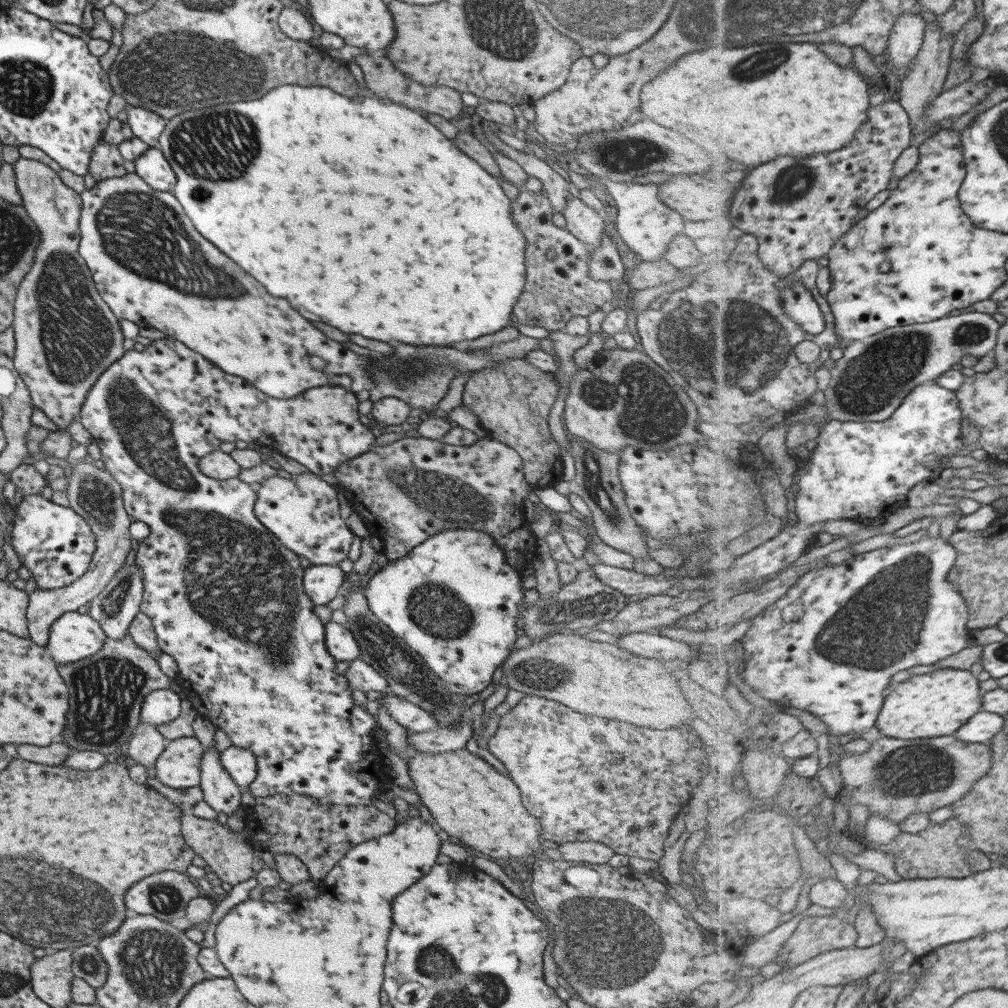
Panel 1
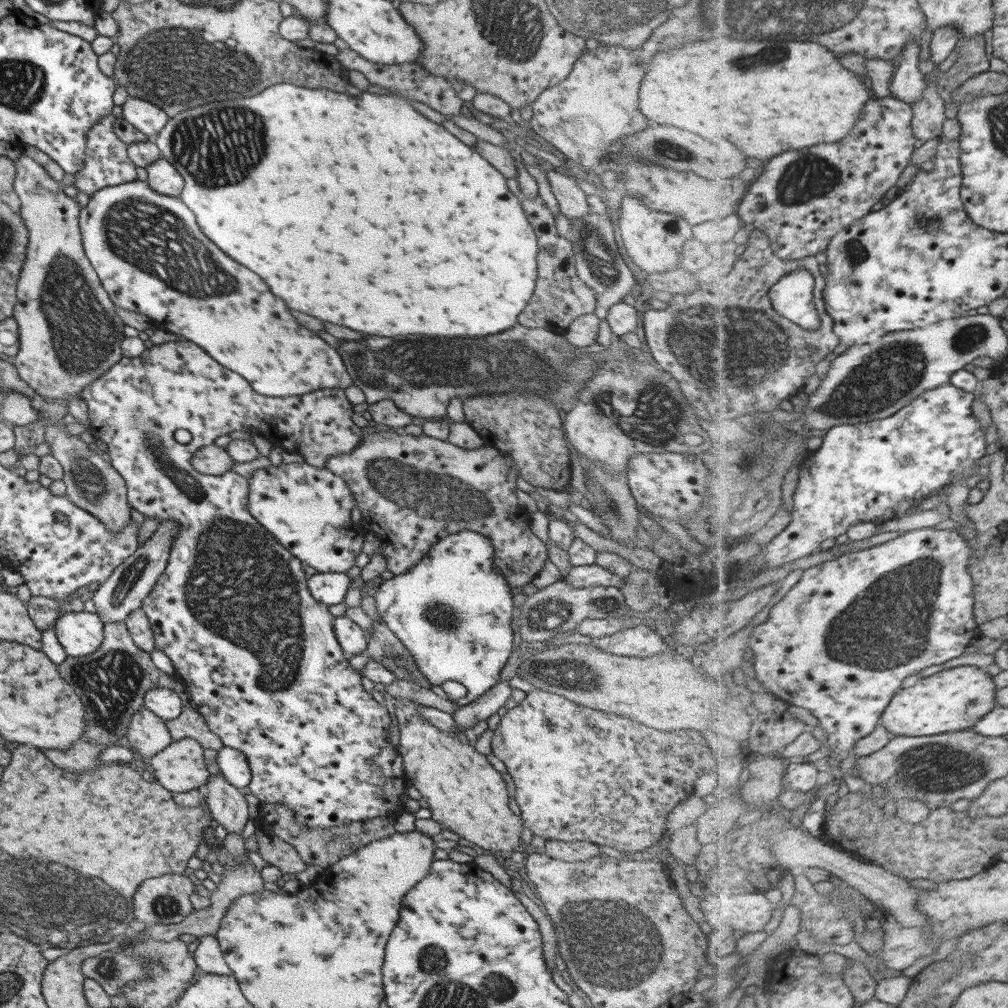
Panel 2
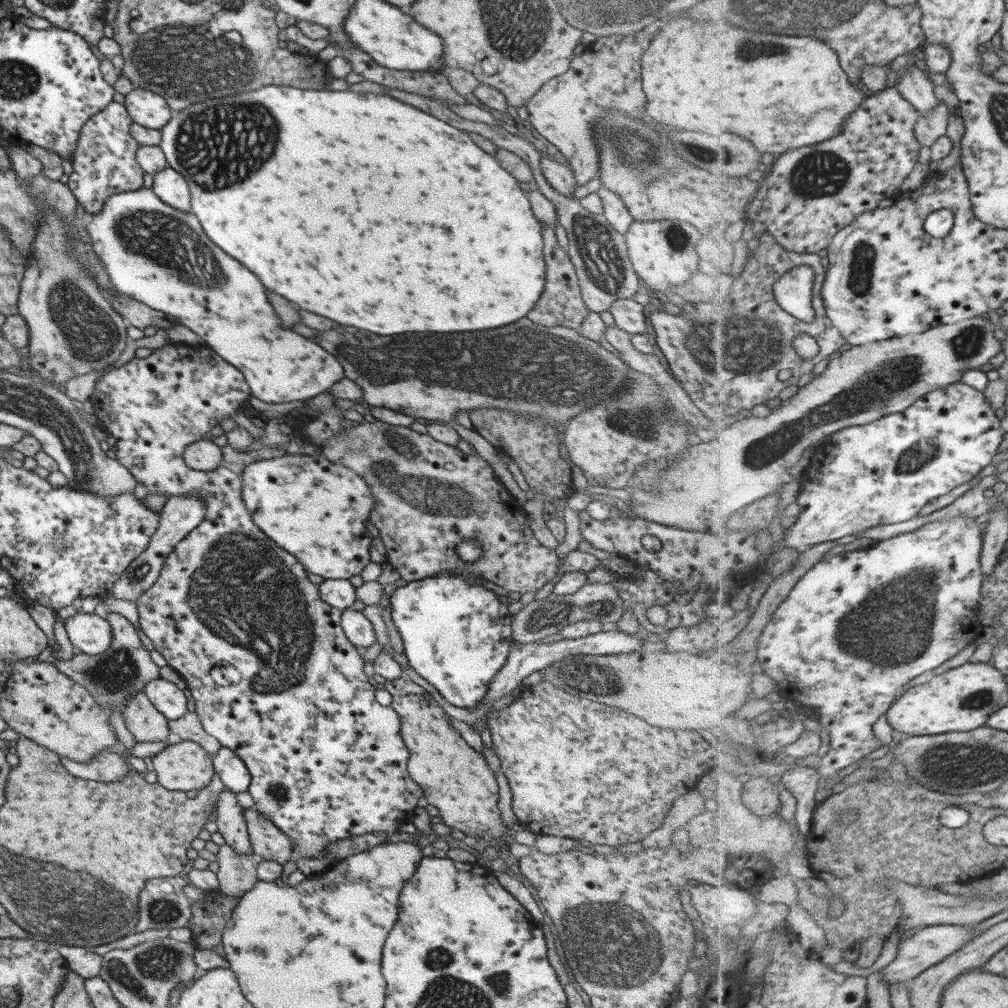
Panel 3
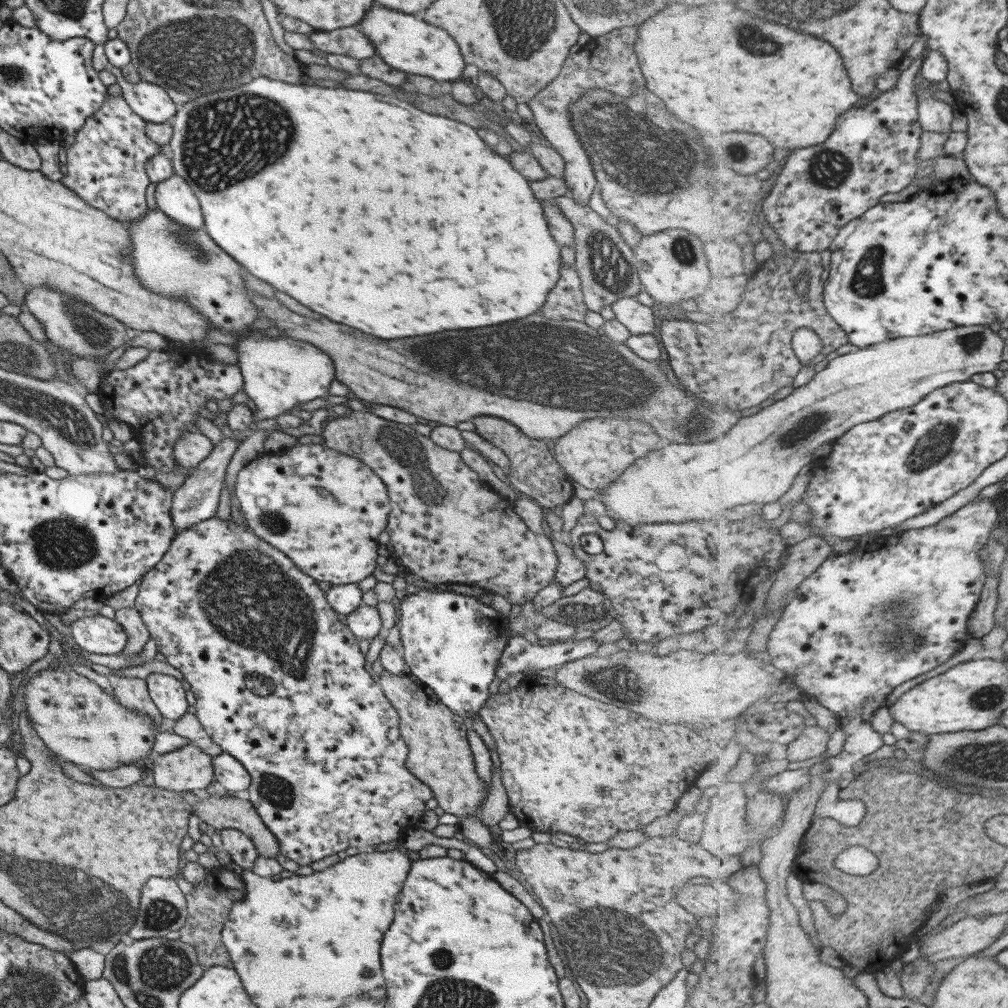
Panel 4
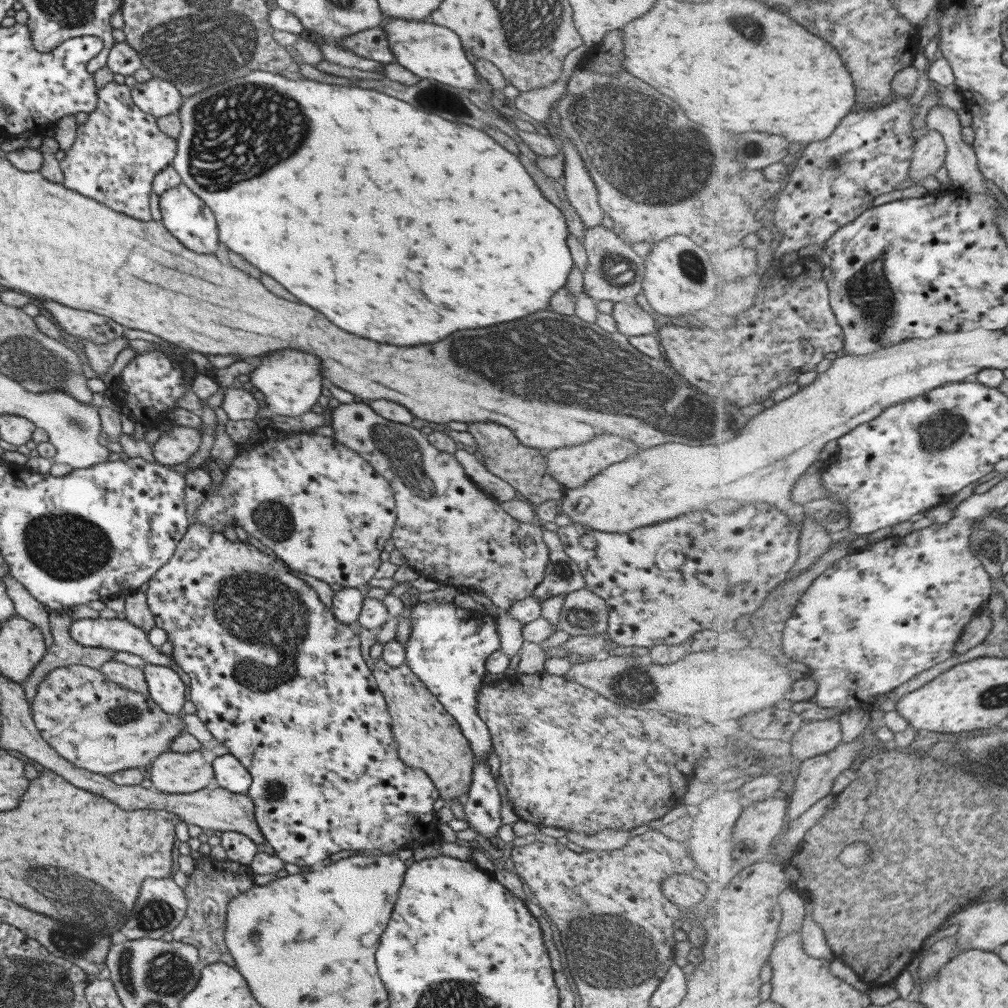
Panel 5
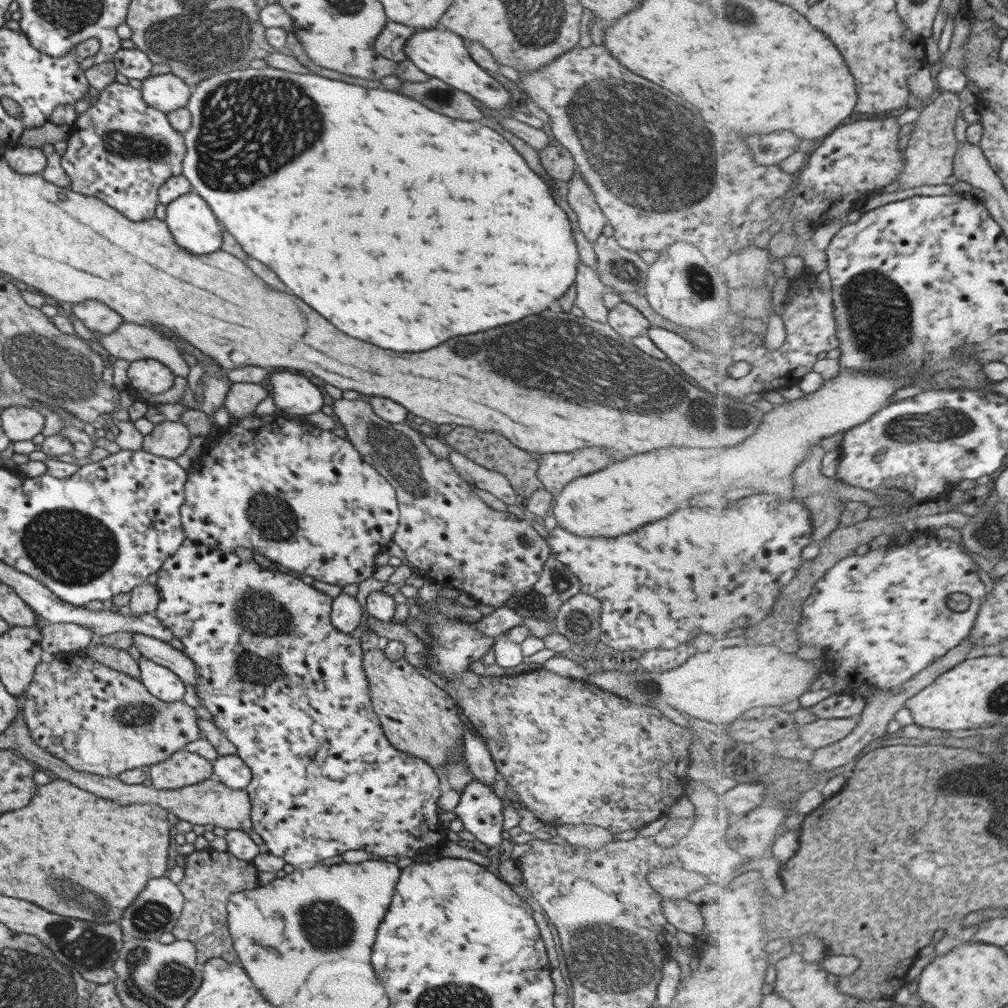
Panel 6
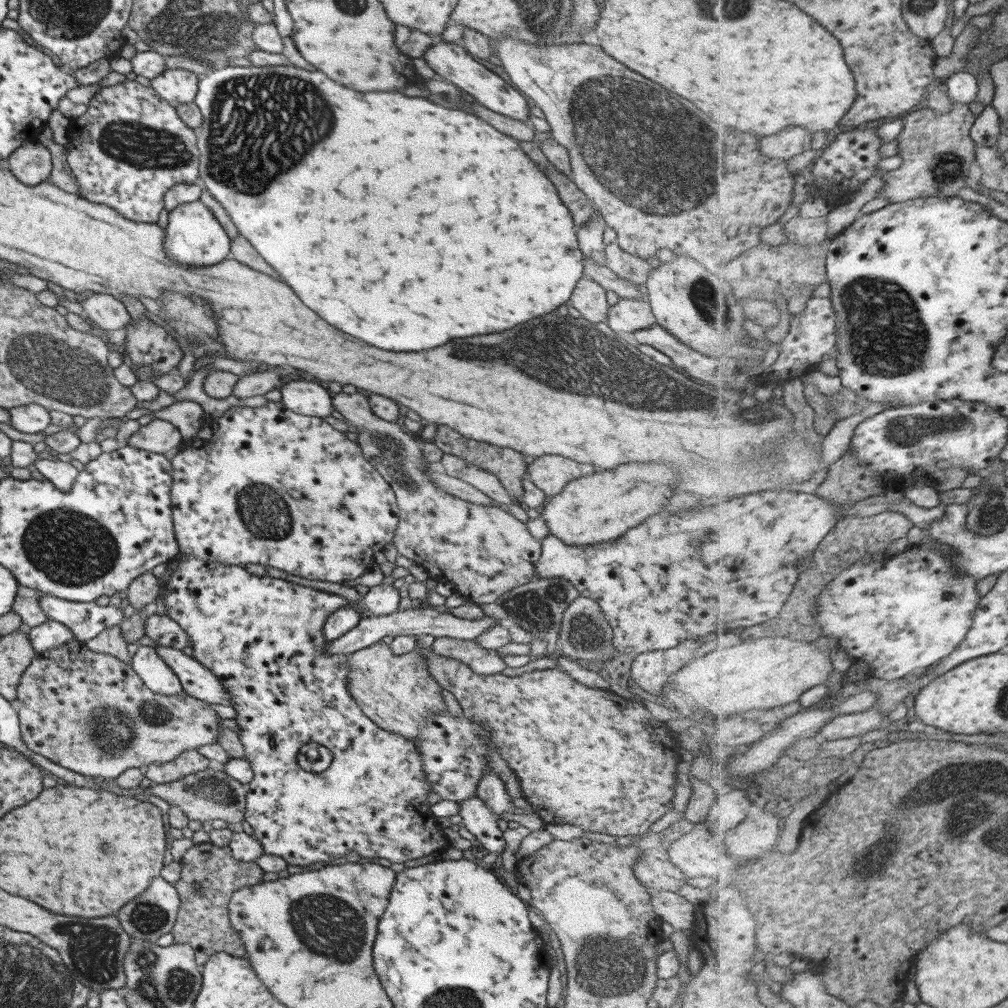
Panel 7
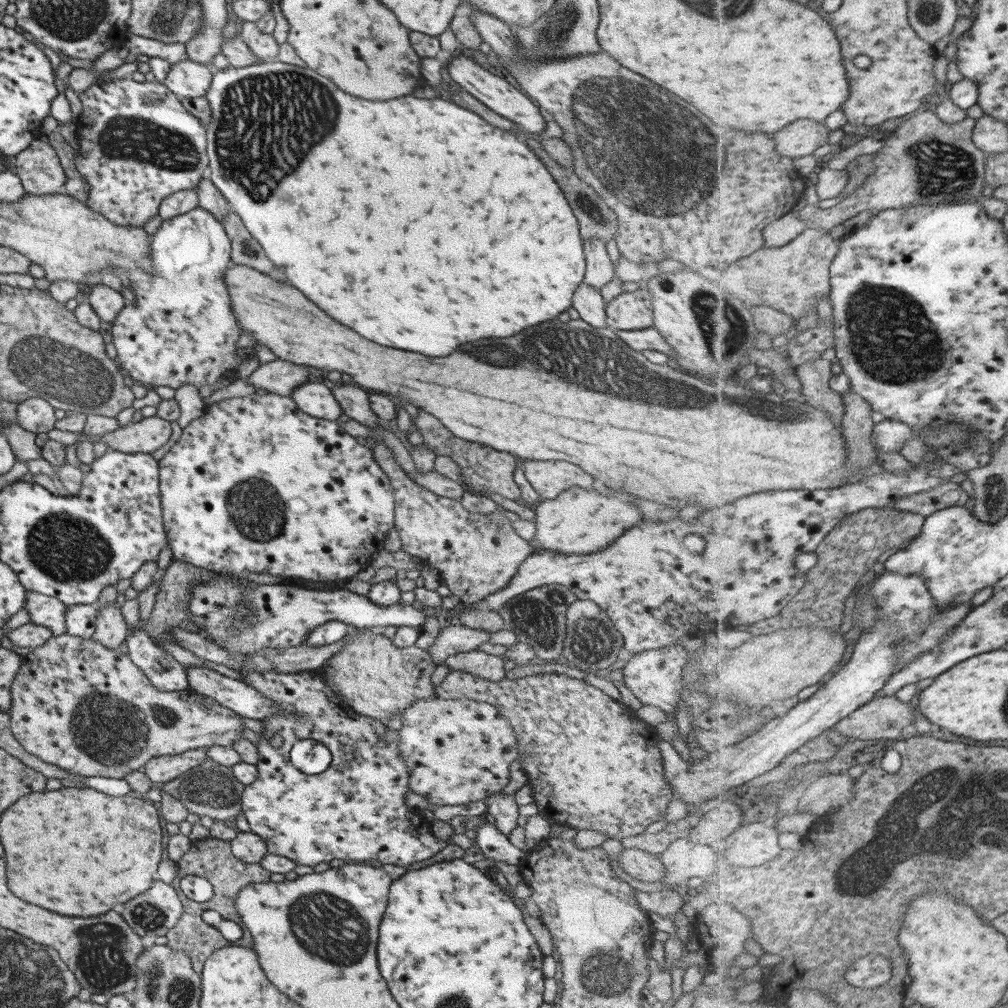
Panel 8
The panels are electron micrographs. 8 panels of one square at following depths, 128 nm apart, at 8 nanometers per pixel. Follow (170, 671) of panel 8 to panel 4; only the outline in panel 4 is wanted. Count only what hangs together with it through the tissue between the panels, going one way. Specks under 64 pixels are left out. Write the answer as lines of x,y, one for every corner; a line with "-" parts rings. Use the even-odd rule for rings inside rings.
150,673
145,678
148,695
160,715
177,720
187,713
187,701
180,680
161,673

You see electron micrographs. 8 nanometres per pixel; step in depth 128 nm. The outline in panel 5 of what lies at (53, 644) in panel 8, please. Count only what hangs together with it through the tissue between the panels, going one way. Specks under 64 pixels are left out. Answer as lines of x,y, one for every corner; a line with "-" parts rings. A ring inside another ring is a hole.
70,665
47,673
39,682
31,703
32,721
41,738
61,758
89,772
106,775
128,768
145,770
155,757
168,750
170,740
184,732
182,712
167,714
148,696
131,692
107,680
98,670

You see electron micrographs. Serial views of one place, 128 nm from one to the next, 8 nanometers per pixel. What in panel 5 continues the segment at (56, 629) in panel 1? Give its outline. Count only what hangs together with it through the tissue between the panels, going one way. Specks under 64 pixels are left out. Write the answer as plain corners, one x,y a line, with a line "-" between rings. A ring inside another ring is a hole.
81,618
72,621
68,629
69,636
81,646
100,646
105,650
116,652
128,652
143,659
146,664
163,666
172,668
175,661
171,659
171,655
163,655
158,651
157,647
153,647
147,640
147,633
140,628
129,624
125,619
103,619
97,618

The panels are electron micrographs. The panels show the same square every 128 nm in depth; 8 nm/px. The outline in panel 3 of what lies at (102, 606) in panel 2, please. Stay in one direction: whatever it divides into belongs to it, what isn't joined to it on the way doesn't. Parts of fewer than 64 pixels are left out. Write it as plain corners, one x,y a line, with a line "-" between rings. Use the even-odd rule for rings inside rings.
178,494
178,496
169,497
158,514
159,526
153,532
153,536
151,536
151,540
147,544
147,550
141,552
129,564
128,568
122,572
121,576
116,578
117,582
113,584
113,588
108,592
107,596
113,597
113,599
135,602
141,593
155,583
155,579
159,576
161,567
163,567
163,562
173,551
173,546
193,530
193,527
199,526
205,513
204,500
198,498
198,496
182,496

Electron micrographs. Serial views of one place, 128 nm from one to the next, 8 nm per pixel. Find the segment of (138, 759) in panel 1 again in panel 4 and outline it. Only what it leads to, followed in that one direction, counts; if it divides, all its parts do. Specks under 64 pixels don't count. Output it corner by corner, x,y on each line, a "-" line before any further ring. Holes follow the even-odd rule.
118,677
115,689
112,690
114,698
121,706
128,710
138,710
148,714
157,727
161,726
161,715
148,695
146,682
137,677

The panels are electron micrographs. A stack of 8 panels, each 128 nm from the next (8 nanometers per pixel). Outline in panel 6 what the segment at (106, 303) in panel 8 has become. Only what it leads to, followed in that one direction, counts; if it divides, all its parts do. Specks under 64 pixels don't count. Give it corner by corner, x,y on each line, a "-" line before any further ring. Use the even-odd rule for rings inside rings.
87,300
71,306
70,317
74,316
83,327
99,334
111,334
123,319
98,300

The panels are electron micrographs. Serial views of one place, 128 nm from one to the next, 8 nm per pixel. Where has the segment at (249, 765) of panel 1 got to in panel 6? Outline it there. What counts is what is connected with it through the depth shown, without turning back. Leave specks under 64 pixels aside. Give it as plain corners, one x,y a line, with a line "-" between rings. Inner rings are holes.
235,754
218,755
211,762
212,777
233,790
241,790
250,781
249,767

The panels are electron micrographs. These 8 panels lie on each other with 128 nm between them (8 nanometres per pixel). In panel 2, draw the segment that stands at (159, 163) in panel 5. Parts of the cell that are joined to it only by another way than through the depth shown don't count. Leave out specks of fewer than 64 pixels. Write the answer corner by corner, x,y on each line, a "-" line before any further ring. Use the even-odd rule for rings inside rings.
112,114
103,117
101,121
97,121
90,130
86,132
86,149
84,165
79,172
73,175
73,186
77,192
83,192
89,197
105,188
105,186
117,186
125,184
125,182
133,182
136,179
135,165
129,160
127,156
126,146
121,142
112,131
113,122
117,120

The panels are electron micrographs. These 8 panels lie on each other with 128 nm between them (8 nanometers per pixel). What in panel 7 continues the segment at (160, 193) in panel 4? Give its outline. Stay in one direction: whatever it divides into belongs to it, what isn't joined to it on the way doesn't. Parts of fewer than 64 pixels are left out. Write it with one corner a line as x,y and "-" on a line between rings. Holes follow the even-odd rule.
199,199
177,205
168,212
162,245
171,260
187,266
209,266
230,257
230,238

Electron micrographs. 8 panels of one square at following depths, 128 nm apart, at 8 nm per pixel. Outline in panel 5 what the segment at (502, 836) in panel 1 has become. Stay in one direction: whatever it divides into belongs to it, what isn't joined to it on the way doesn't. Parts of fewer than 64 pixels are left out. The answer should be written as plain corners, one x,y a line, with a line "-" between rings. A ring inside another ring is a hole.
378,658
373,660
371,674
387,703
399,760
405,766
418,768
427,774
437,789
438,797
449,805
450,801
469,790
474,765
474,754
457,721
405,664
393,668

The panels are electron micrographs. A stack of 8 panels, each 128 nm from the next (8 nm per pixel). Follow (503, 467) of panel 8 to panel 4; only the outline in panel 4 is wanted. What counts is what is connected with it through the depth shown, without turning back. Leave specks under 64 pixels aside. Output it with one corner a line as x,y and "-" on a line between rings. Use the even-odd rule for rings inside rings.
477,416
473,418
472,423
474,431
481,438
499,448
509,459
509,467
503,468
509,486
523,492
541,507
554,509
554,506
560,507
568,502
573,495
573,489
566,479
563,467
555,460
549,441
529,438
514,424
493,416

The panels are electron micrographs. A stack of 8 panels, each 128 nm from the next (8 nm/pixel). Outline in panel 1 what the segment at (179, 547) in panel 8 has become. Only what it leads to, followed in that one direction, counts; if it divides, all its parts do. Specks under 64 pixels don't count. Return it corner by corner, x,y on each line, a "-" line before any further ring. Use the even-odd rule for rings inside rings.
300,473
293,475
293,479
268,477
255,491
255,518
284,548
299,558
307,558
313,566
339,566
347,558
354,536
339,517
337,494
342,492
339,486
319,480
315,473

